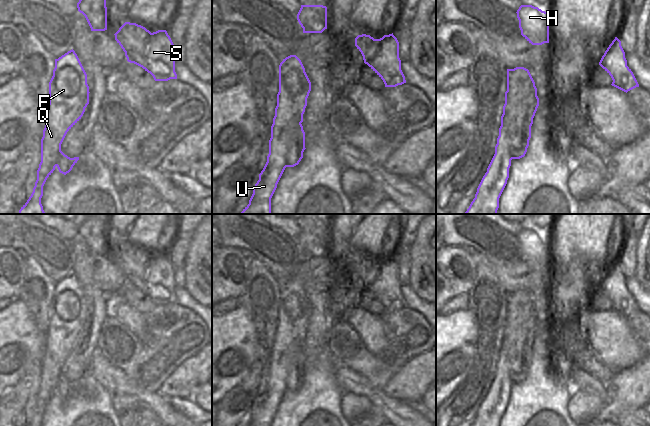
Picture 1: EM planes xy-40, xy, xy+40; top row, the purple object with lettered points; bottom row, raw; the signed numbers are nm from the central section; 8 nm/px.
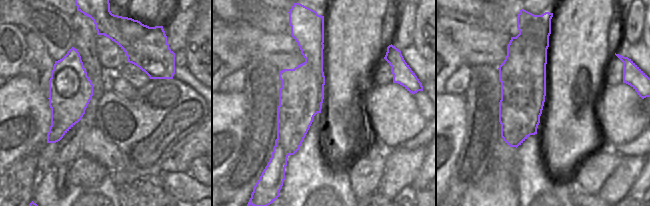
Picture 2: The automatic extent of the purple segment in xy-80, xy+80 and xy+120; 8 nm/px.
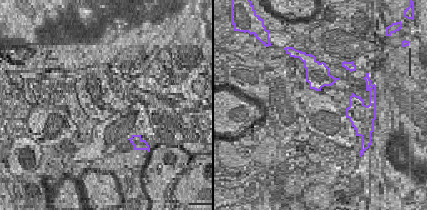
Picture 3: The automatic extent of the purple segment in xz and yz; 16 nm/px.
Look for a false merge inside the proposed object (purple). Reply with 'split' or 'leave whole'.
split

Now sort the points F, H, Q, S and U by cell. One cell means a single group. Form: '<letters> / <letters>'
F Q U / H S

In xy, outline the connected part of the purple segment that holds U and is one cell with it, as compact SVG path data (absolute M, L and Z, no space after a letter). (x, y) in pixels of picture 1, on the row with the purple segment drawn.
M290 55L283 59L279 65L279 92L277 94L275 116L271 126L267 162L259 174L259 180L253 188L249 204L243 209L241 214L271 214L271 198L287 167L287 144L293 130L303 122L303 114L310 91L311 82L301 60L296 55Z

